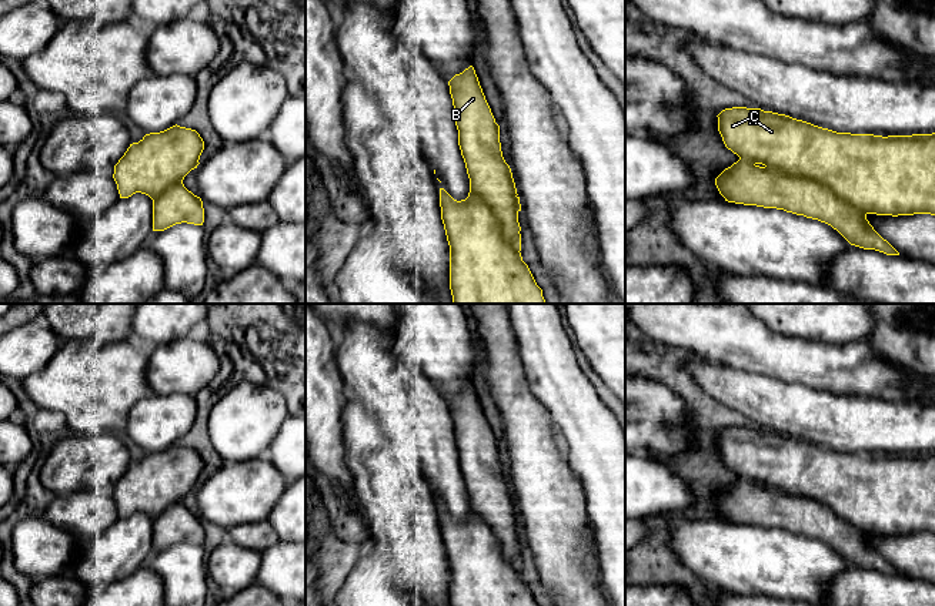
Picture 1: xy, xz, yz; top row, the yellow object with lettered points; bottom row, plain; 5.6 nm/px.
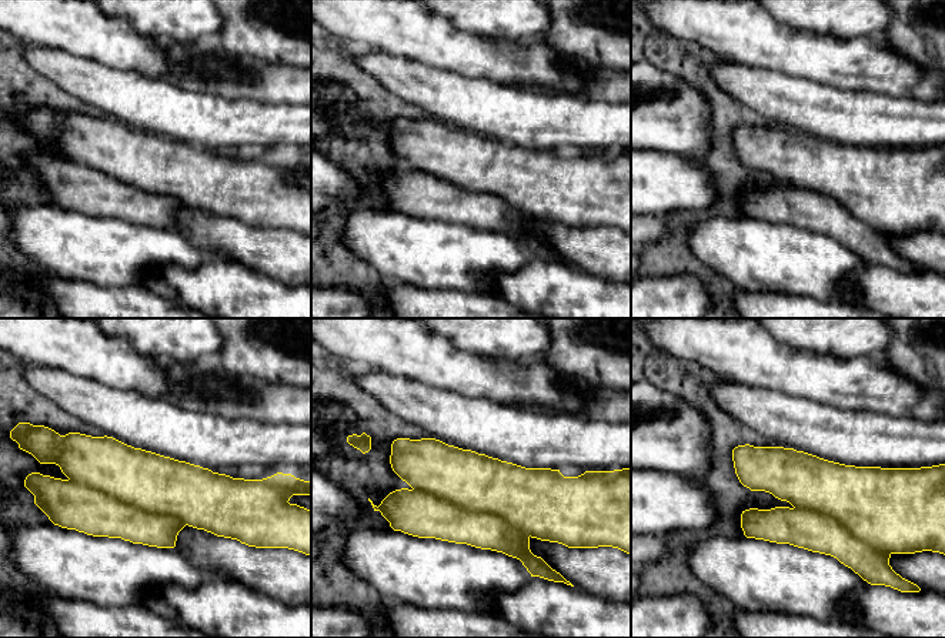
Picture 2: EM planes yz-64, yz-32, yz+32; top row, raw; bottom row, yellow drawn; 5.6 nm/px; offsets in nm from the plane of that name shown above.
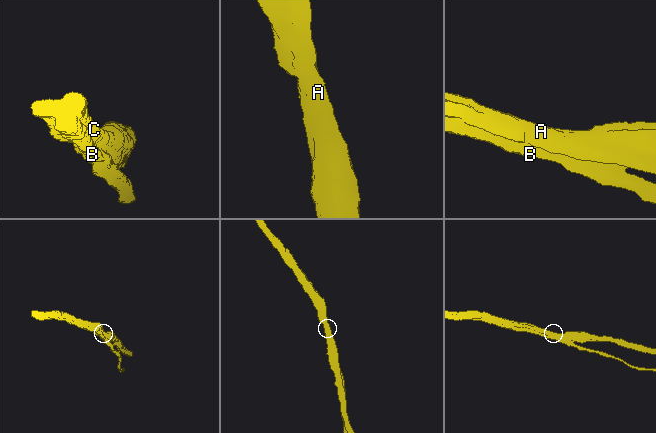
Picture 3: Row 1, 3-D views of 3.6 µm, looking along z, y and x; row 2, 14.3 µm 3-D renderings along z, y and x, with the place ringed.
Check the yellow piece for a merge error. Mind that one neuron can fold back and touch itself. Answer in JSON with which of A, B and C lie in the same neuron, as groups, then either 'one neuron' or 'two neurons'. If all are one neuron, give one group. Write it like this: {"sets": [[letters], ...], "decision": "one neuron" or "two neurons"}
{"sets": [["A", "B", "C"]], "decision": "one neuron"}

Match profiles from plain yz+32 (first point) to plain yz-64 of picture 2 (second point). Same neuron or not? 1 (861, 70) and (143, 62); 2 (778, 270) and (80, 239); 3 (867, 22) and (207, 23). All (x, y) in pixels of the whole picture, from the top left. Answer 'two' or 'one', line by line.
1: one
2: one
3: one

